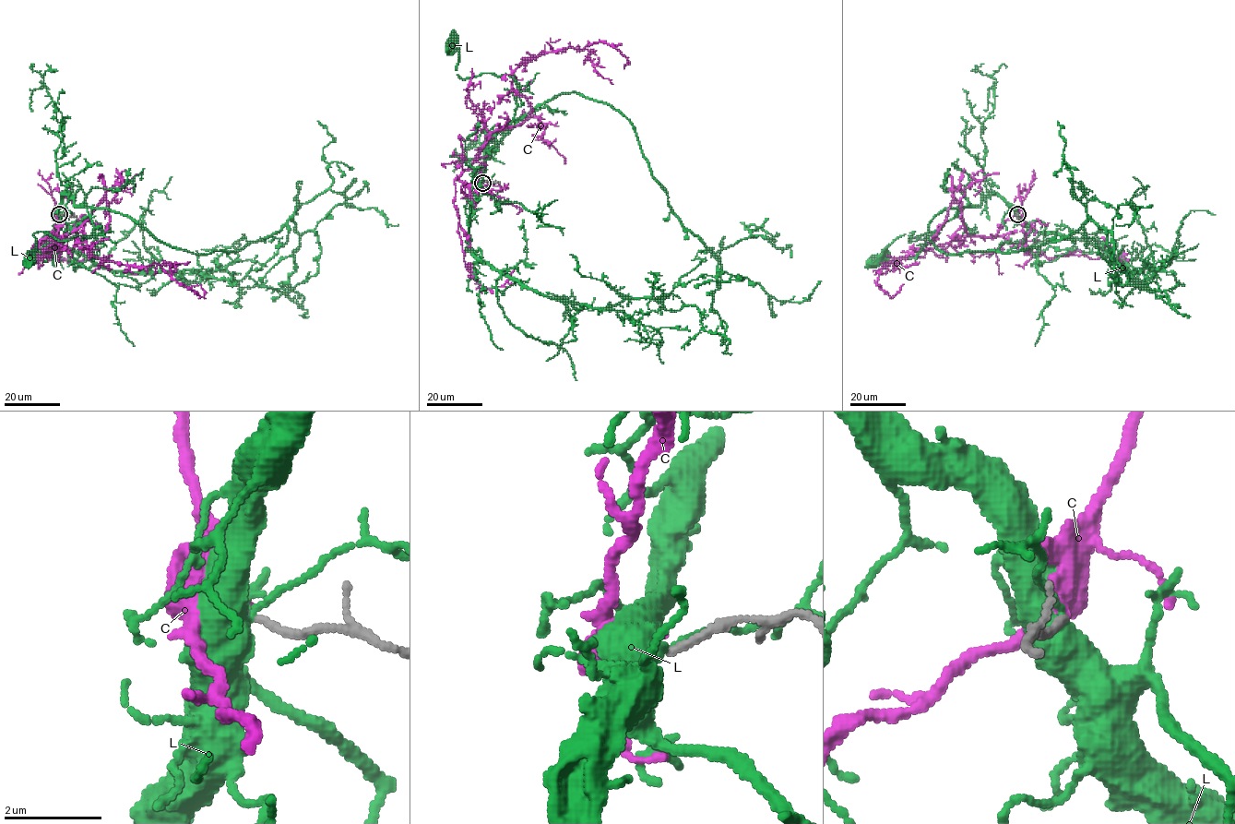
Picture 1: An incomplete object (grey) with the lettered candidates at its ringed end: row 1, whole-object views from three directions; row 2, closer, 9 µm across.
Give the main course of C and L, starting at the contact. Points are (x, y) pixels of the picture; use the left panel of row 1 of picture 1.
C: (59, 214), (53, 236), (65, 236), (104, 200), (109, 223), (92, 256), (158, 263), (203, 296), (201, 284)
L: (59, 214), (60, 197), (67, 195), (83, 206), (95, 234), (57, 240), (38, 232), (29, 259)

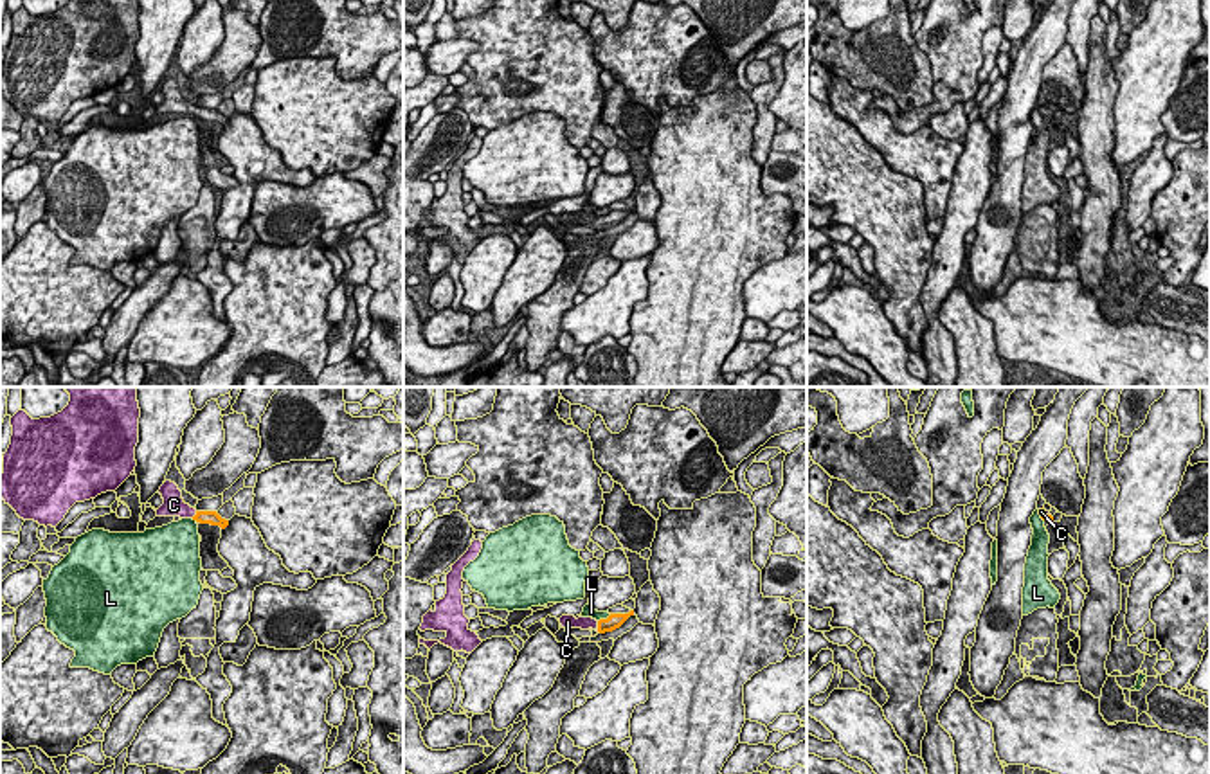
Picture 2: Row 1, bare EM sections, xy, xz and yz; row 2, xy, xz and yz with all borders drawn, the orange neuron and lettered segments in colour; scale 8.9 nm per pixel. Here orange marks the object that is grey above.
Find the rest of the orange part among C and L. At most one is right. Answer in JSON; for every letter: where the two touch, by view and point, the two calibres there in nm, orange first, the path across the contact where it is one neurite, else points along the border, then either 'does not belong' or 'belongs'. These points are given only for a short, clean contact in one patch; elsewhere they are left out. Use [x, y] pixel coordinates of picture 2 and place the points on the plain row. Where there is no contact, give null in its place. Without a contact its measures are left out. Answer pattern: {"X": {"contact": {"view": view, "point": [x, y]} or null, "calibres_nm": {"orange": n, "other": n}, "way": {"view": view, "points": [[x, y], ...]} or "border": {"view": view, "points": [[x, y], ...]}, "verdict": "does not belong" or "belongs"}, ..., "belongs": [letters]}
{"C": {"contact": {"view": "xz", "point": [598, 224]}, "calibres_nm": {"orange": 140, "other": 120}, "way": {"view": "xz", "points": [[613, 218], [598, 224], [571, 218]]}, "verdict": "belongs"}, "L": {"contact": {"view": "xz", "point": [604, 216]}, "calibres_nm": {"orange": 140, "other": 100}, "border": {"view": "xz", "points": [[611, 211], [598, 218]]}, "verdict": "does not belong"}, "belongs": ["C"]}

